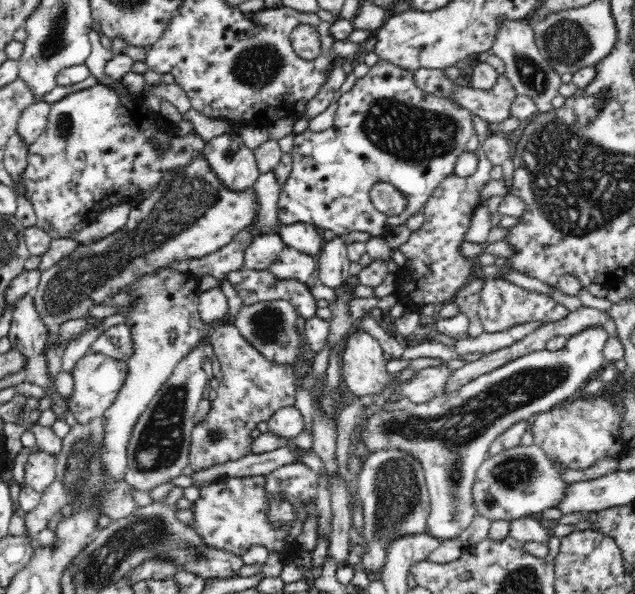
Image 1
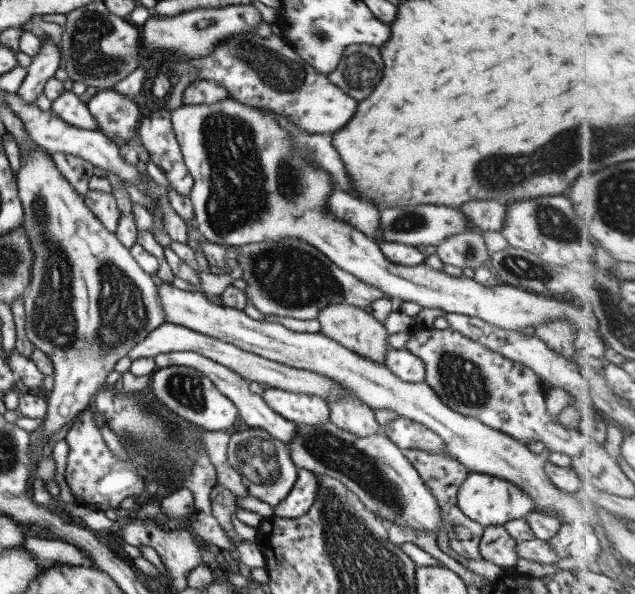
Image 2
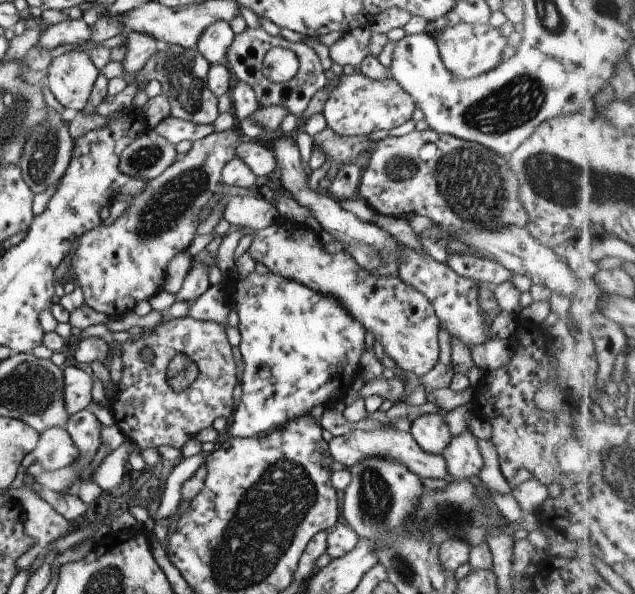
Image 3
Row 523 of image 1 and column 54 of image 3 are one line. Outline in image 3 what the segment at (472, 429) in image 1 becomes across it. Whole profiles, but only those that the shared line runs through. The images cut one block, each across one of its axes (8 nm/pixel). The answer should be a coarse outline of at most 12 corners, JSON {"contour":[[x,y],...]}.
{"contour":[[64,428],[40,433],[30,459],[44,470],[64,468],[80,456]]}

